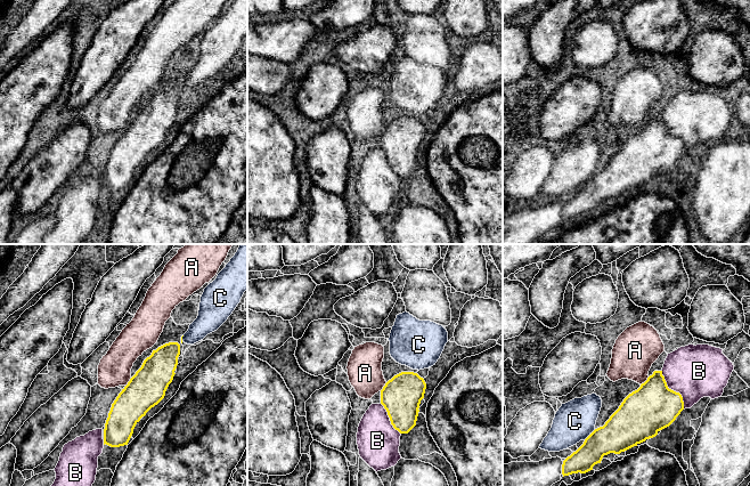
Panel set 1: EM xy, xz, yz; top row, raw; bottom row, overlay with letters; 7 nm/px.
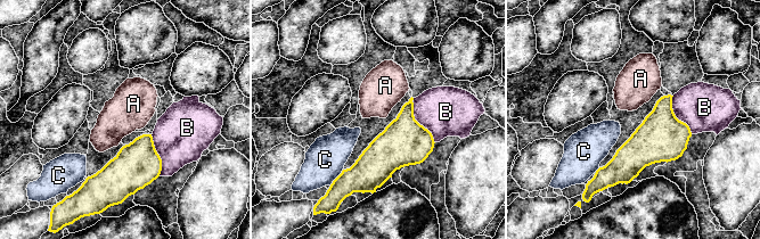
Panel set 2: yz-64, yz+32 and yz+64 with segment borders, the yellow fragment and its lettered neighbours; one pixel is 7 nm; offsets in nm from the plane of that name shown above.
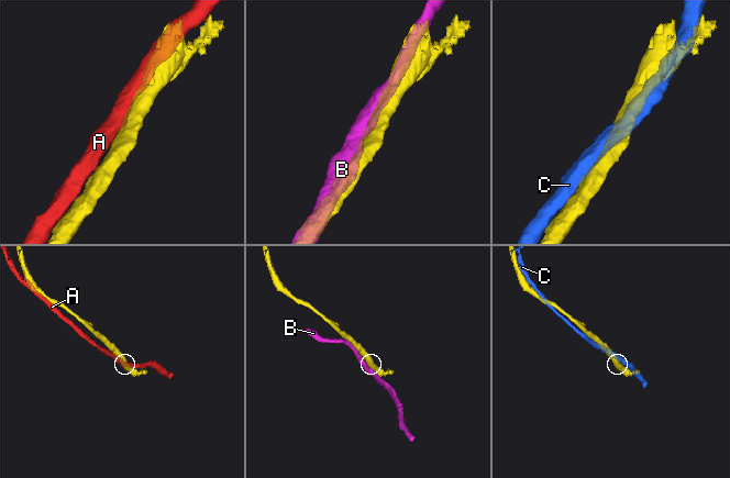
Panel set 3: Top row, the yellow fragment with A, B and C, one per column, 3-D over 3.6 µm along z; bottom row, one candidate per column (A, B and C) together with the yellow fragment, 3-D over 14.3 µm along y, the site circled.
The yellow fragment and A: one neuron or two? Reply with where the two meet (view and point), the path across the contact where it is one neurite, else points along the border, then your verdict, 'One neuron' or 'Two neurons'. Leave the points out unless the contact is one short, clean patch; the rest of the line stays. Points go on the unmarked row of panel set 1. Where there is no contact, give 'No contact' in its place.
Touches yellow at yz (645, 126). Boundary: yz (649, 121), (641, 129). Two neurons

